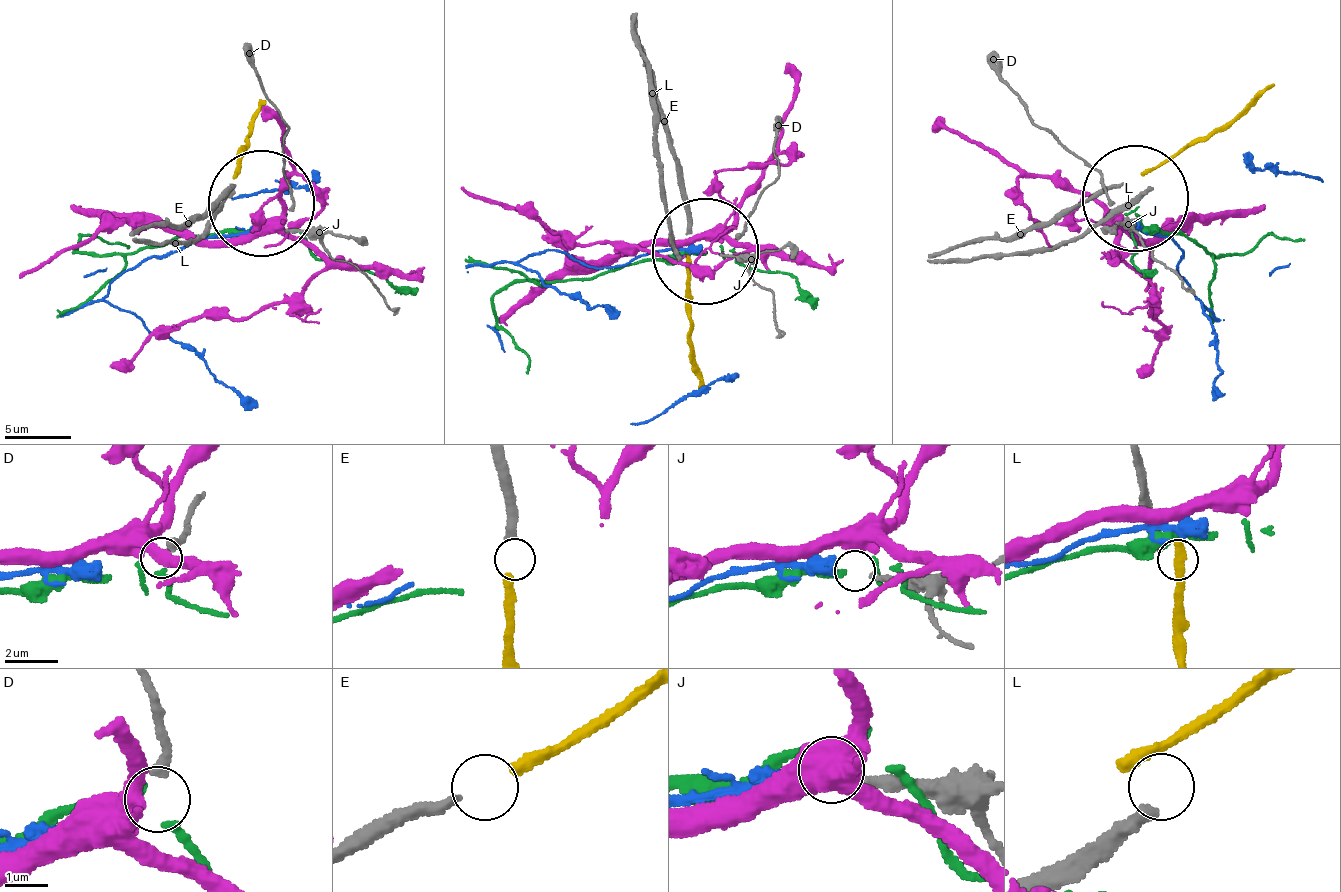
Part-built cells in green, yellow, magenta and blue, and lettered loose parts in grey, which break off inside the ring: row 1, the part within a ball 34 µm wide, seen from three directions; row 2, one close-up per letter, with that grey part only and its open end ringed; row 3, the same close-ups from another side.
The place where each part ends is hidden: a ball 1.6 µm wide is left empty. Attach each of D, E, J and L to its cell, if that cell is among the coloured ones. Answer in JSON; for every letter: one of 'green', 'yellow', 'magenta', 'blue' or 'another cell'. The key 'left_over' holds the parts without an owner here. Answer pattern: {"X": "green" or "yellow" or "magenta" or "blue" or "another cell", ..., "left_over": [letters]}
{"D": "green", "E": "yellow", "J": "blue", "L": "another cell", "left_over": ["L"]}

